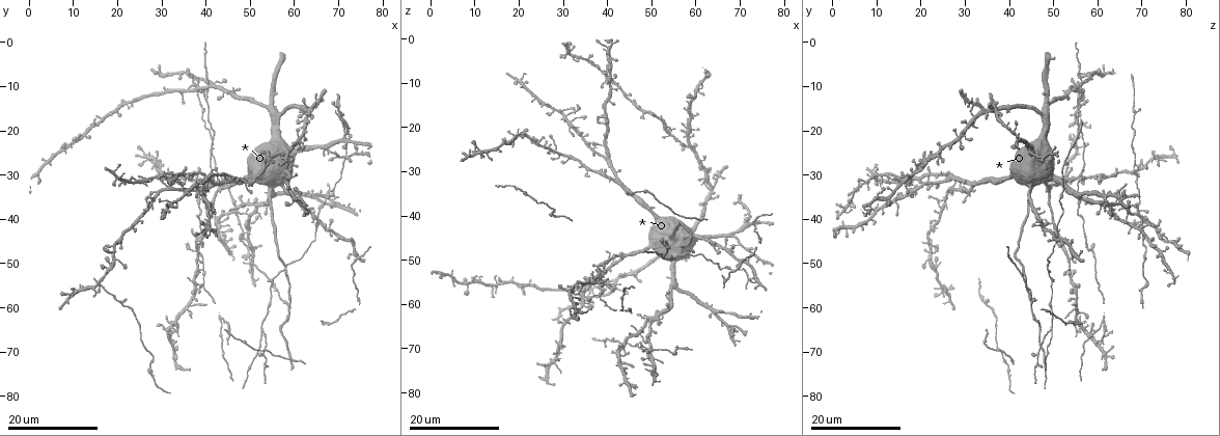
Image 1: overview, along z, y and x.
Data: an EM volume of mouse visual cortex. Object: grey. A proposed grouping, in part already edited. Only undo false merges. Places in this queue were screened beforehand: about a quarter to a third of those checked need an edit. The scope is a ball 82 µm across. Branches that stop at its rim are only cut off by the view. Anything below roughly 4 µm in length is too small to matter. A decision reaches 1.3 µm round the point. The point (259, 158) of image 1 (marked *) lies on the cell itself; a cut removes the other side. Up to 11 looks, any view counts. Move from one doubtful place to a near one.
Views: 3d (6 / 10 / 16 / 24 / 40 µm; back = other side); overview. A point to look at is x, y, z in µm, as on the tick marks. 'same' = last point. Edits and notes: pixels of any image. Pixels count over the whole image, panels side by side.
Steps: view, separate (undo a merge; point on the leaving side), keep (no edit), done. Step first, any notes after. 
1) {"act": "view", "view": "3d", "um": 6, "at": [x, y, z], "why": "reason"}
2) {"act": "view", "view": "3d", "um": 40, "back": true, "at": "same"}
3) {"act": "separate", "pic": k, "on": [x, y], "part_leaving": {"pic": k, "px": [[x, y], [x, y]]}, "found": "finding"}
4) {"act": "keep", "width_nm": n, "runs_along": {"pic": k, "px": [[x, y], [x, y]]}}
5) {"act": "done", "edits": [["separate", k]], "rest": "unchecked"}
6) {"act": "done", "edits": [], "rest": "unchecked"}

{"act": "view", "view": "3d", "um": 16, "at": [67.0, 24.5, 44.5], "why": "four or more arms meet"}

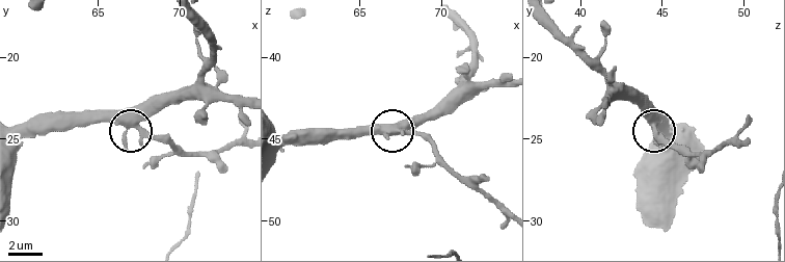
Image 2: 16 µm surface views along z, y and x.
{"act": "view", "view": "3d", "um": 6, "at": "same", "why": "zoom in"}

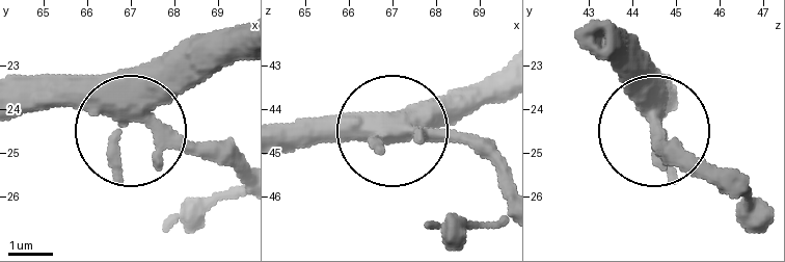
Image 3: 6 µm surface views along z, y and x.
{"act": "keep", "side_arm_um": 17, "found": "all the same cell"}

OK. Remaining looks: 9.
{"act": "view", "view": "3d", "um": 24, "at": [52.5, 64.5, 49.0], "why": "three-way junction"}

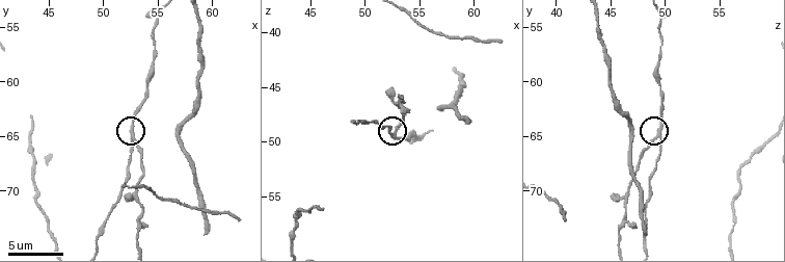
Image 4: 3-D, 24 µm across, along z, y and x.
{"act": "view", "view": "3d", "um": 6, "at": [52.6, 65.2, 49.4]}

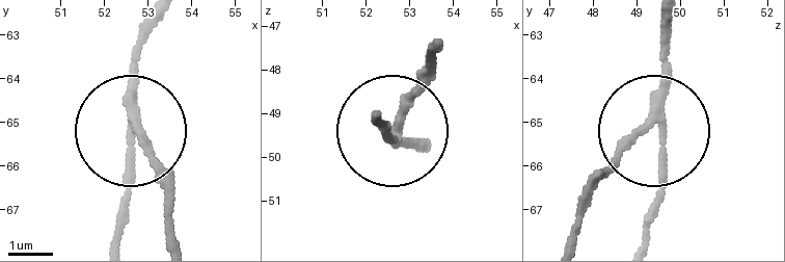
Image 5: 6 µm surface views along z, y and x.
{"act": "view", "view": "3d", "um": 6, "back": true, "at": [52.75, 65.15, 49.35]}

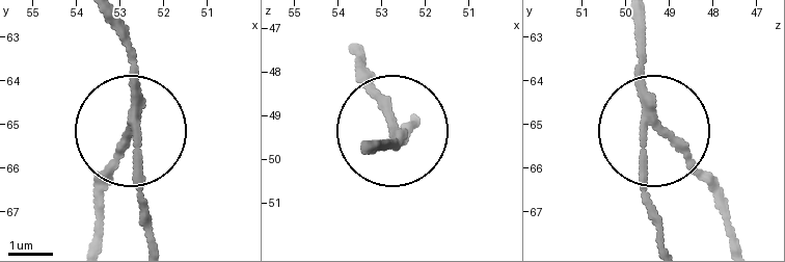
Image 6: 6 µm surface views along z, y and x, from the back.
{"act": "separate", "pic": 6, "on": [123, 150], "part_leaving": {"pic": 6, "px": [[131, 101], [124, 153], [98, 198], [98, 242]]}, "found": "a second cell is stuck on"}

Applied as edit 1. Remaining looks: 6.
{"act": "view", "view": "3d", "um": 16, "at": [43.0, 63.0, 61.5]}

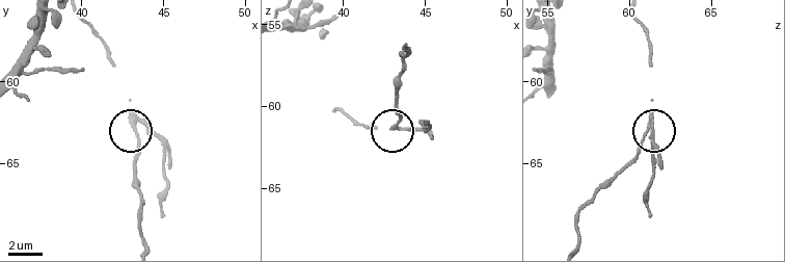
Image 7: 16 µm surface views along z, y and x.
{"act": "view", "view": "3d", "um": 10, "at": [43.4, 62.6, 61.1]}

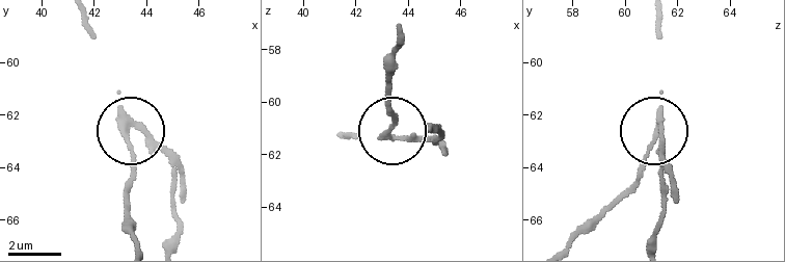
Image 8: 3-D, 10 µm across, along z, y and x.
{"act": "separate", "pic": 8, "on": [149, 146], "side_arm_um": 7, "part_leaving": {"pic": 8, "px": [[129, 120], [169, 164], [179, 225], [173, 244]]}, "found": "a second cell is stuck on"}

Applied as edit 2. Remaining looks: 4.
{"act": "view", "view": "overview"}

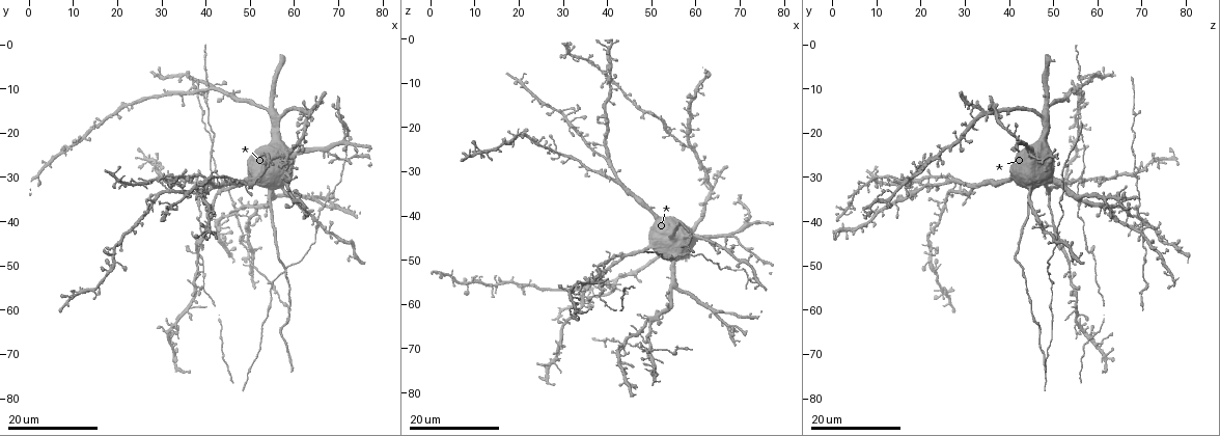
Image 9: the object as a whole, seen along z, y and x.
{"act": "view", "view": "3d", "um": 16, "at": [65.5, 40.5, 47.5], "why": "three arms meet"}

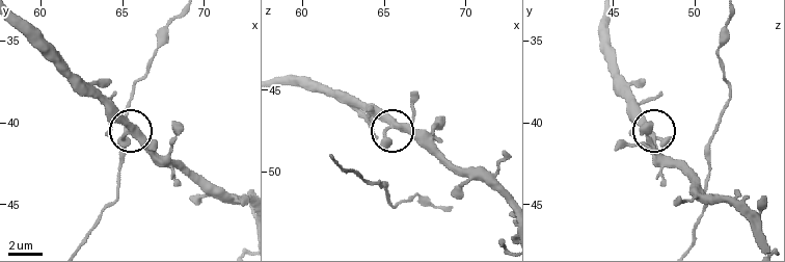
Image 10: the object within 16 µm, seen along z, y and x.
{"act": "view", "view": "3d", "um": 6, "at": [65.3, 40.8, 47.3]}

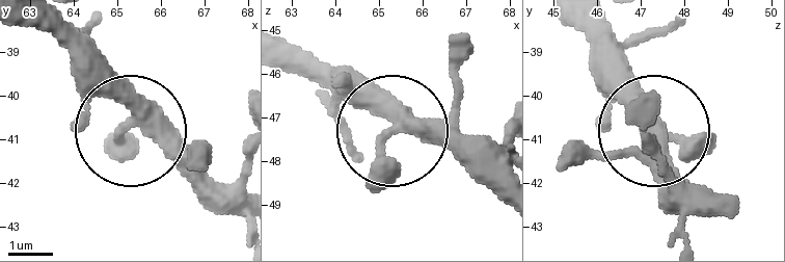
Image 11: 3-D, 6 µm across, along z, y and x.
{"act": "keep", "side_arm_um": 18, "arms": 3, "found": "all the same cell"}

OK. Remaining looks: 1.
{"act": "done", "edits": [["separate", 6], ["separate", 8]], "rest": "unchecked"}

